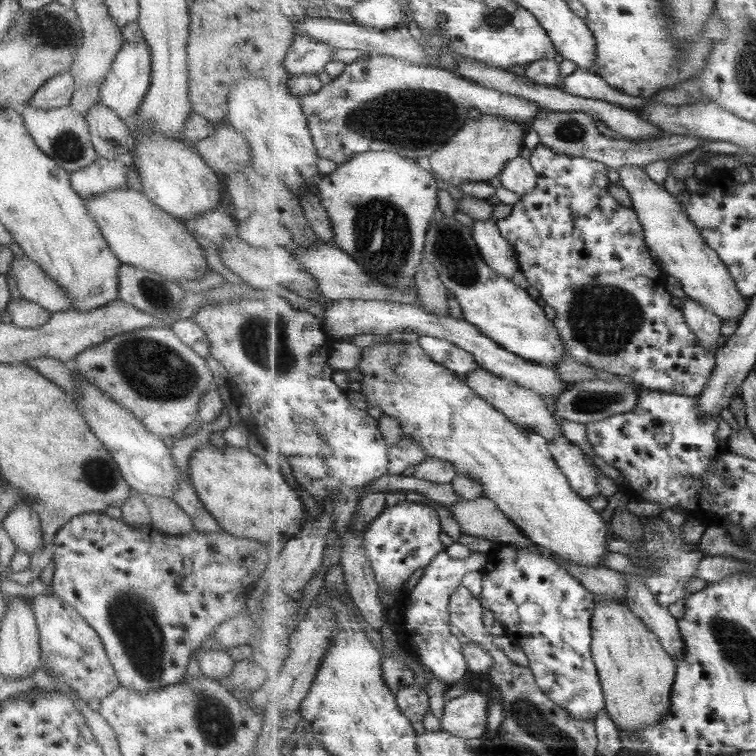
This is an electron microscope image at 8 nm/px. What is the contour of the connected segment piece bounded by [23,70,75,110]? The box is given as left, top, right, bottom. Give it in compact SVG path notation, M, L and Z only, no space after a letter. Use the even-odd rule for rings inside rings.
M66 70L62 74L50 78L23 105L30 106L31 108L41 108L43 110L67 106L74 90L70 72Z

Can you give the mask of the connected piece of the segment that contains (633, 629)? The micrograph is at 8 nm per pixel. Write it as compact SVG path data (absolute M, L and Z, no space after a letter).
M597 599L592 620L592 651L605 693L606 711L620 732L636 734L646 726L657 726L663 722L672 707L672 692L677 678L677 662L665 650L657 635L649 631L643 619L635 614L623 600Z

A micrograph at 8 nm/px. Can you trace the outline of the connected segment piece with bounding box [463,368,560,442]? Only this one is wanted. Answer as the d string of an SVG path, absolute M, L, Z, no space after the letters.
M483 368L473 370L473 372L469 372L469 374L463 378L465 382L469 384L469 387L477 392L477 395L481 396L481 398L487 402L492 403L492 405L497 408L497 411L501 411L502 414L507 416L507 419L516 423L519 427L525 428L528 432L544 436L548 438L549 442L560 433L555 414L549 412L547 403L545 403L545 400L543 400L539 394L518 386L511 380L502 380L500 377L493 375Z

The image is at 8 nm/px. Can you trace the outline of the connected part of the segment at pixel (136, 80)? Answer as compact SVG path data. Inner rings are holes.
M144 40L134 42L124 42L116 52L115 58L111 63L109 72L98 88L98 102L104 104L106 108L112 110L119 118L128 121L128 119L138 110L139 103L146 93L149 86L150 68L149 68L149 51Z

